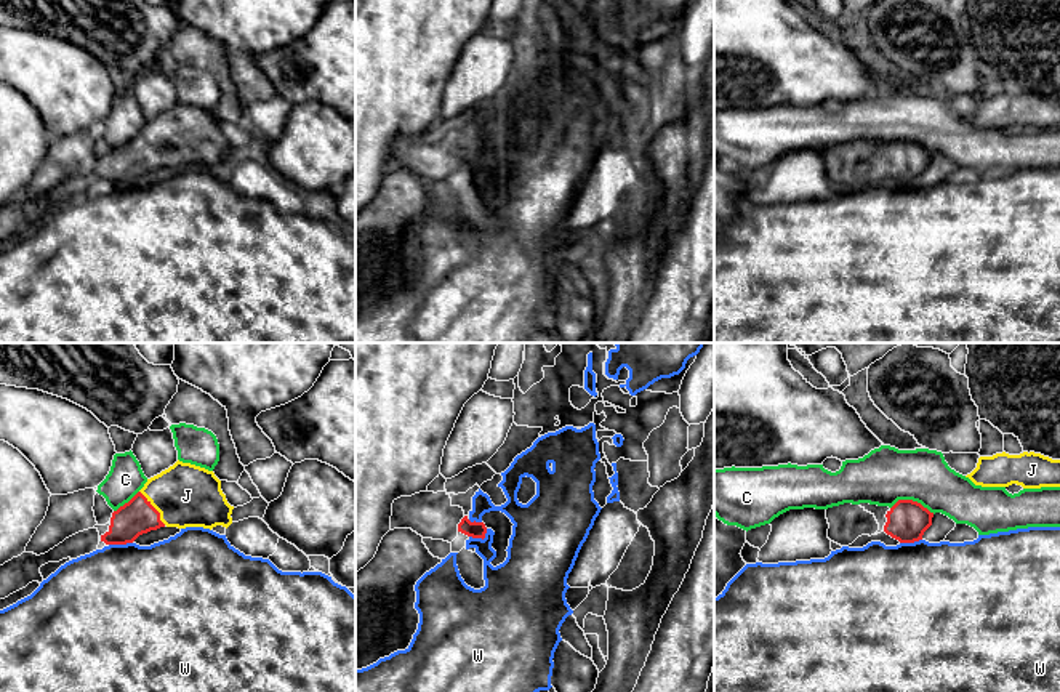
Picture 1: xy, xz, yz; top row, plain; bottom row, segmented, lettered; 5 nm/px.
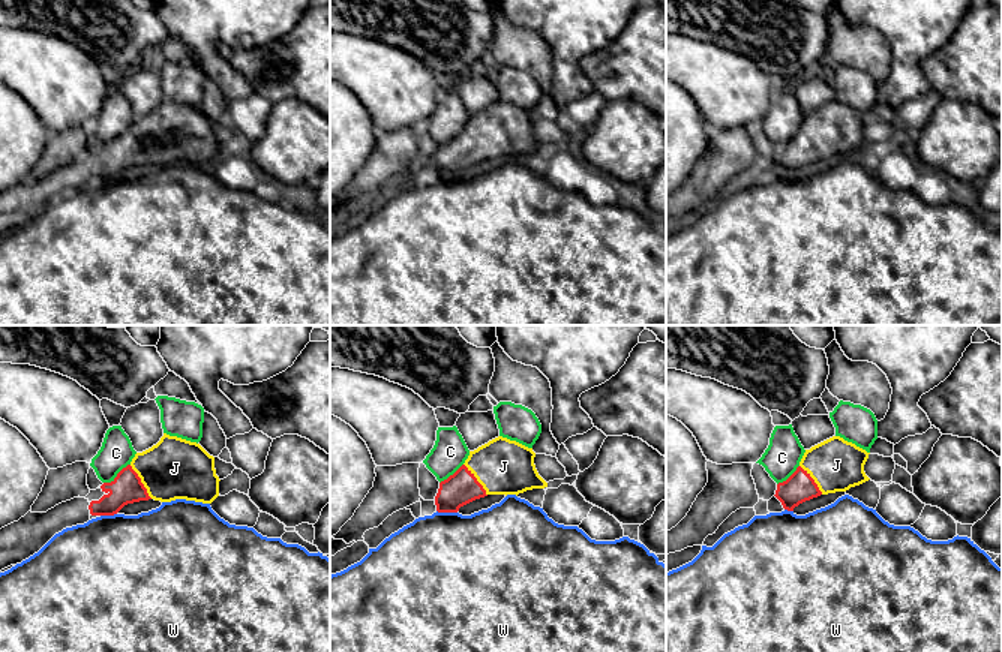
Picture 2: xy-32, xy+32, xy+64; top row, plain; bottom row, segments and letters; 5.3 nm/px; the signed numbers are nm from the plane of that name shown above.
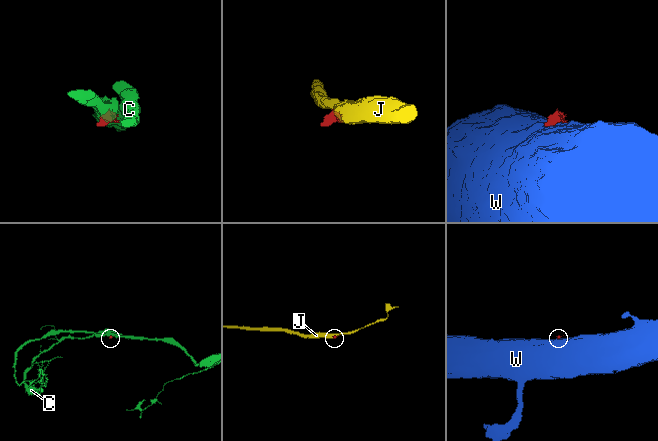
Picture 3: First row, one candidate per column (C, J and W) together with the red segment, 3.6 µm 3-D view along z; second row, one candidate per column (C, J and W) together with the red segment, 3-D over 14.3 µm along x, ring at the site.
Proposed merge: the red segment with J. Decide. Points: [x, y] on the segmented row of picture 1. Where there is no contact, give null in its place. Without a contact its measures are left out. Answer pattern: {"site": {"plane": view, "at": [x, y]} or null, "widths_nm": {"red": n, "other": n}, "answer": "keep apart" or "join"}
{"site": {"plane": "xy", "at": [154, 508]}, "widths_nm": {"red": 180, "other": 320}, "answer": "join"}

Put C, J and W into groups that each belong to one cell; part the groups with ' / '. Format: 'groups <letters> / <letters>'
groups C / J / W

